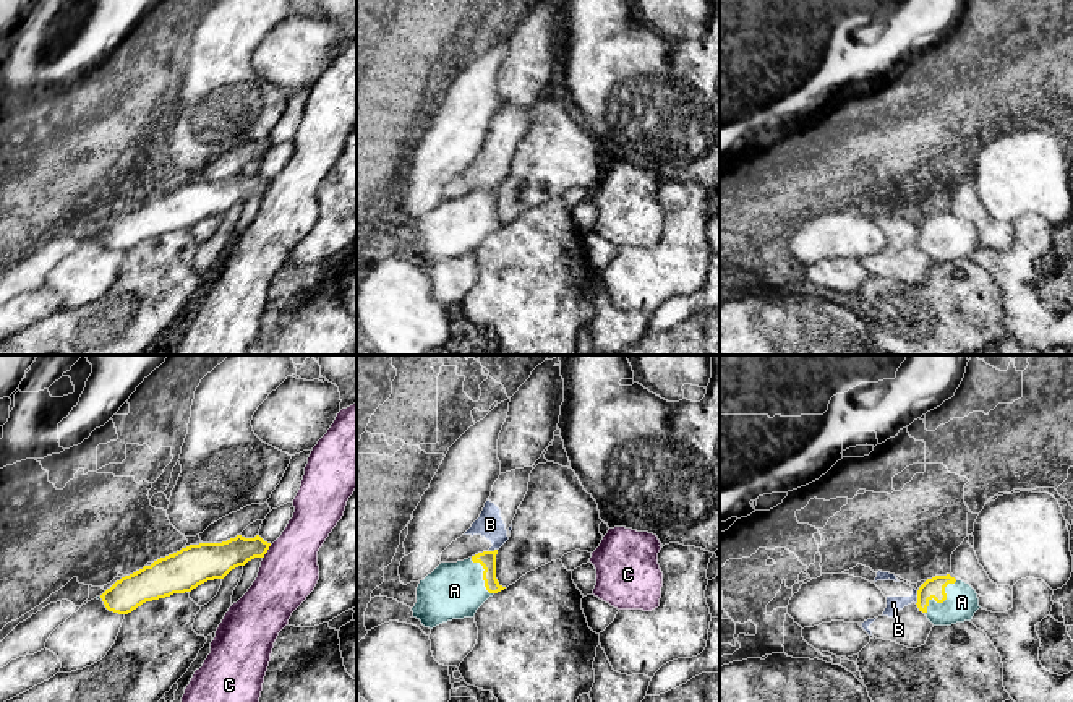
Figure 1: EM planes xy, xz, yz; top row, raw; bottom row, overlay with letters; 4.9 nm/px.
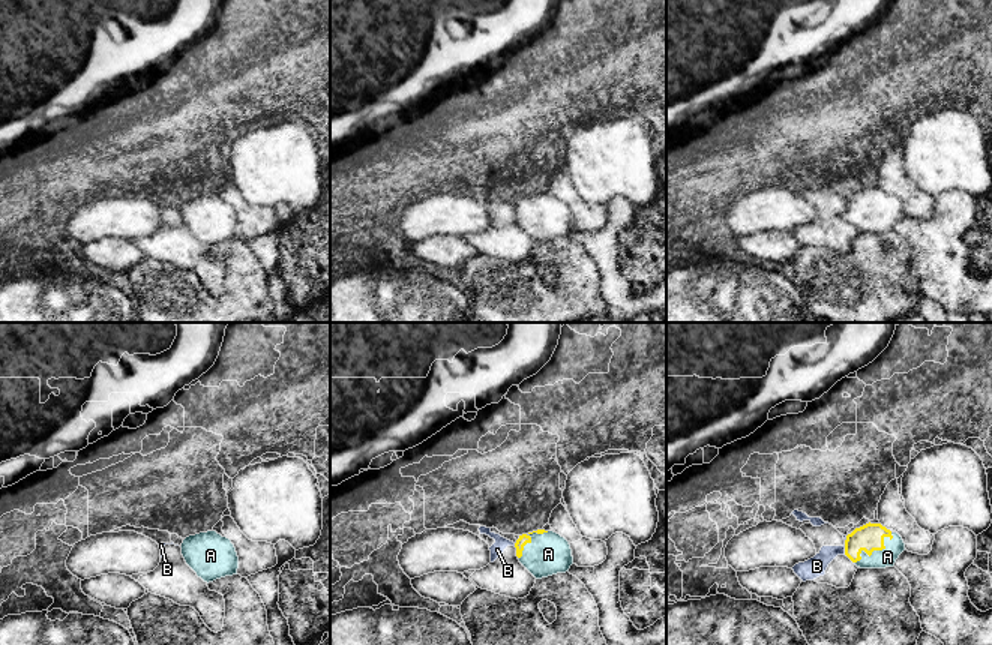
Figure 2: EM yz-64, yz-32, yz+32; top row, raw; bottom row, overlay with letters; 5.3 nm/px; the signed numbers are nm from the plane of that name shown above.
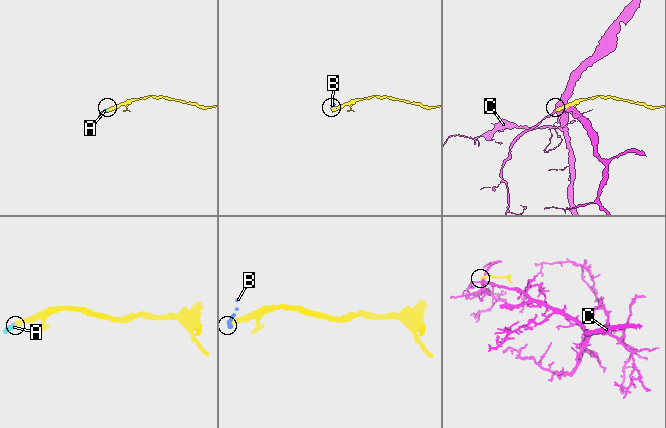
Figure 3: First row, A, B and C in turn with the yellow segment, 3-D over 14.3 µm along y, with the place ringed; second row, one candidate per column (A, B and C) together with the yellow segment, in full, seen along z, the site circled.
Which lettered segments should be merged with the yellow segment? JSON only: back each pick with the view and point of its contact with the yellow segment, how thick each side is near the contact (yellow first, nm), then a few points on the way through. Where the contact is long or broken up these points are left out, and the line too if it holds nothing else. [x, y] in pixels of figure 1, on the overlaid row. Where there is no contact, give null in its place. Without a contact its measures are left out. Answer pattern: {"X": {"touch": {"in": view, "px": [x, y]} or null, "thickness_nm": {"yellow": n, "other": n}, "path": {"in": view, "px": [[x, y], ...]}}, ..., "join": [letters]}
{"A": {"touch": {"in": "yz", "px": [942, 602]}, "thickness_nm": {"yellow": 100, "other": 160}, "path": {"in": "yz", "px": [[934, 587], [942, 602], [961, 602]]}}, "join": ["A"]}

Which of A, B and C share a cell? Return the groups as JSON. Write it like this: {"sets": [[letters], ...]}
{"sets": [["A"], ["B"], ["C"]]}

